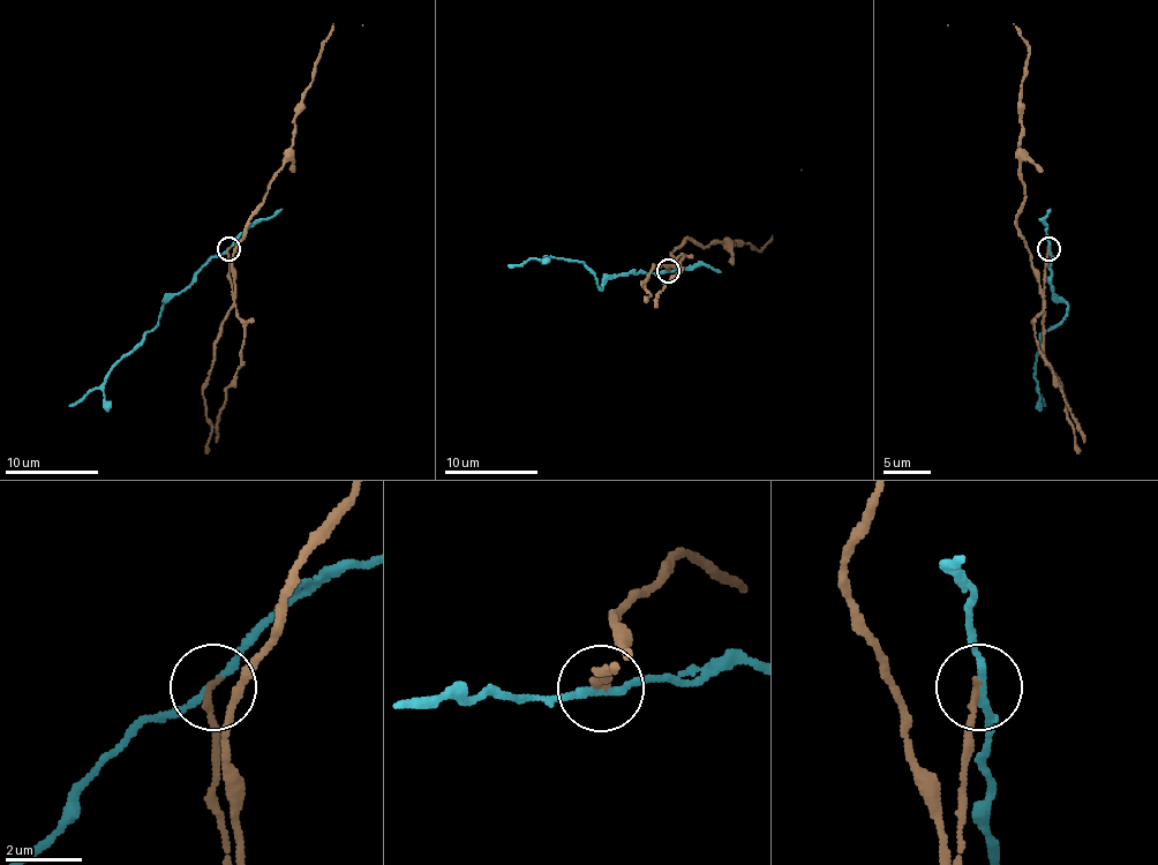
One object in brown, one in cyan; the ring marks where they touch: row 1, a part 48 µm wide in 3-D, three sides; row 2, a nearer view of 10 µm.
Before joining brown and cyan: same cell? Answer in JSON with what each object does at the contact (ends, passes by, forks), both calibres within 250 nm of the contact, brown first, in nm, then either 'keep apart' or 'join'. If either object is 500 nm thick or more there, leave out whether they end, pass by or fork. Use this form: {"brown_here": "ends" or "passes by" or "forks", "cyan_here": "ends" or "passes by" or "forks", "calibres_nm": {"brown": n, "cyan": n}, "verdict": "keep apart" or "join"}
{"brown_here": "ends", "cyan_here": "passes by", "calibres_nm": {"brown": 170, "cyan": 190}, "verdict": "keep apart"}

